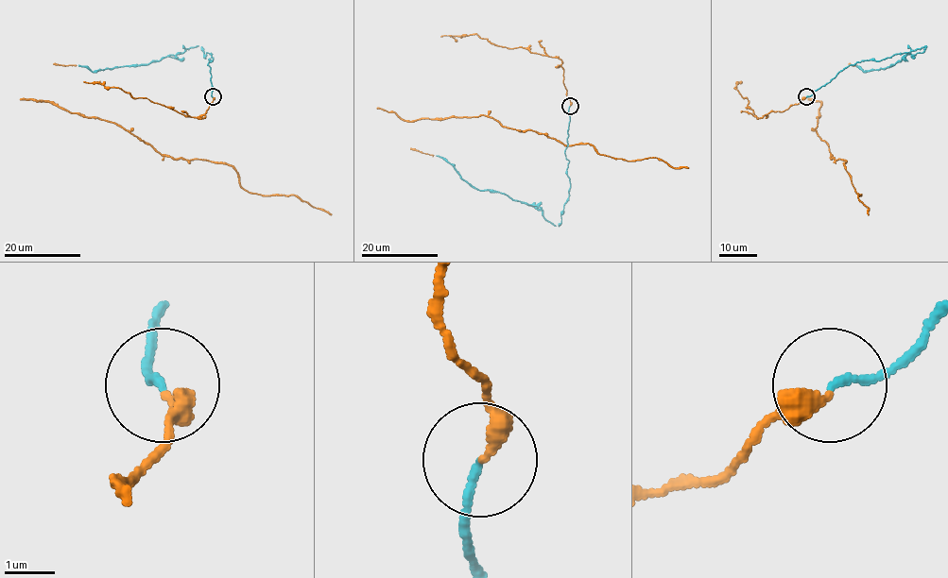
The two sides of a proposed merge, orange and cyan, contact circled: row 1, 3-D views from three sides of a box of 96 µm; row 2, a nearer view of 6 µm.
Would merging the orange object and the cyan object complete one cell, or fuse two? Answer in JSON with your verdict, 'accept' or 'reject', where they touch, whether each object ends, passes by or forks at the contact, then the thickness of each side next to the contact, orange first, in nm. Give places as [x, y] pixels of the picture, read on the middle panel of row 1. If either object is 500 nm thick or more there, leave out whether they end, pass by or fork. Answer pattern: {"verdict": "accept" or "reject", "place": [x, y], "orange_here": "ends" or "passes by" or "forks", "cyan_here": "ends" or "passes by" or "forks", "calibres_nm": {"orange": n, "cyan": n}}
{"verdict": "accept", "place": [570, 106], "orange_here": "ends", "cyan_here": "ends", "calibres_nm": {"orange": 340, "cyan": 150}}

